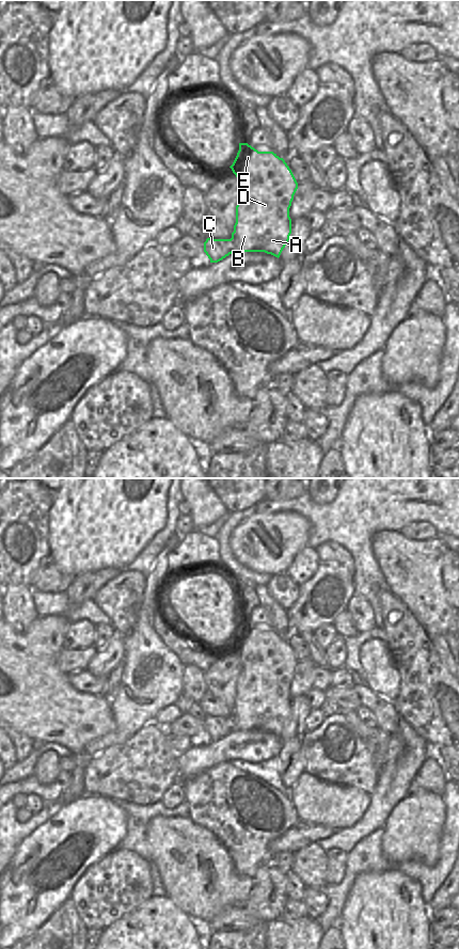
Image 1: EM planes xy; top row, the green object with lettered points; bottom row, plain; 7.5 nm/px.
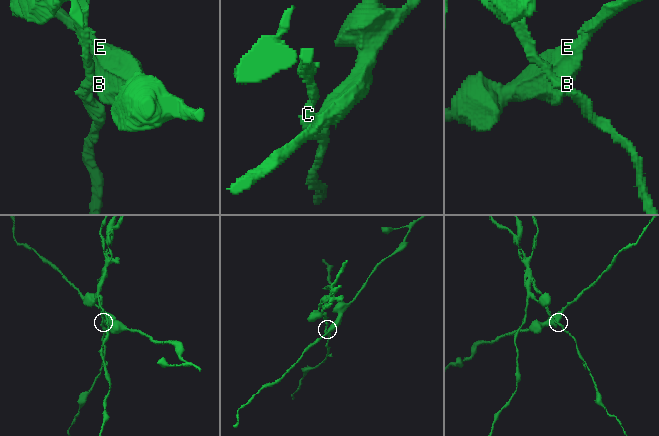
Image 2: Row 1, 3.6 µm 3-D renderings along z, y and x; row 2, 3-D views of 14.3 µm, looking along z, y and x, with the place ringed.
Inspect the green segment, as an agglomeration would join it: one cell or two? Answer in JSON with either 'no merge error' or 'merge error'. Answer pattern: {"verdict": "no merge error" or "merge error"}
{"verdict": "merge error"}

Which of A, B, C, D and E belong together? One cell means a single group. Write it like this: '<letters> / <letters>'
A B D E / C

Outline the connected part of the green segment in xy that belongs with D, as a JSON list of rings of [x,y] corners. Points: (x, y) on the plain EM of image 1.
[[[239,621],[239,629],[230,646],[242,665],[232,711],[236,730],[265,730],[279,737],[291,712],[289,686],[298,667],[291,648],[273,630],[258,630],[248,621]]]

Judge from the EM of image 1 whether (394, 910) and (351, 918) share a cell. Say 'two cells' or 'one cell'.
one cell

